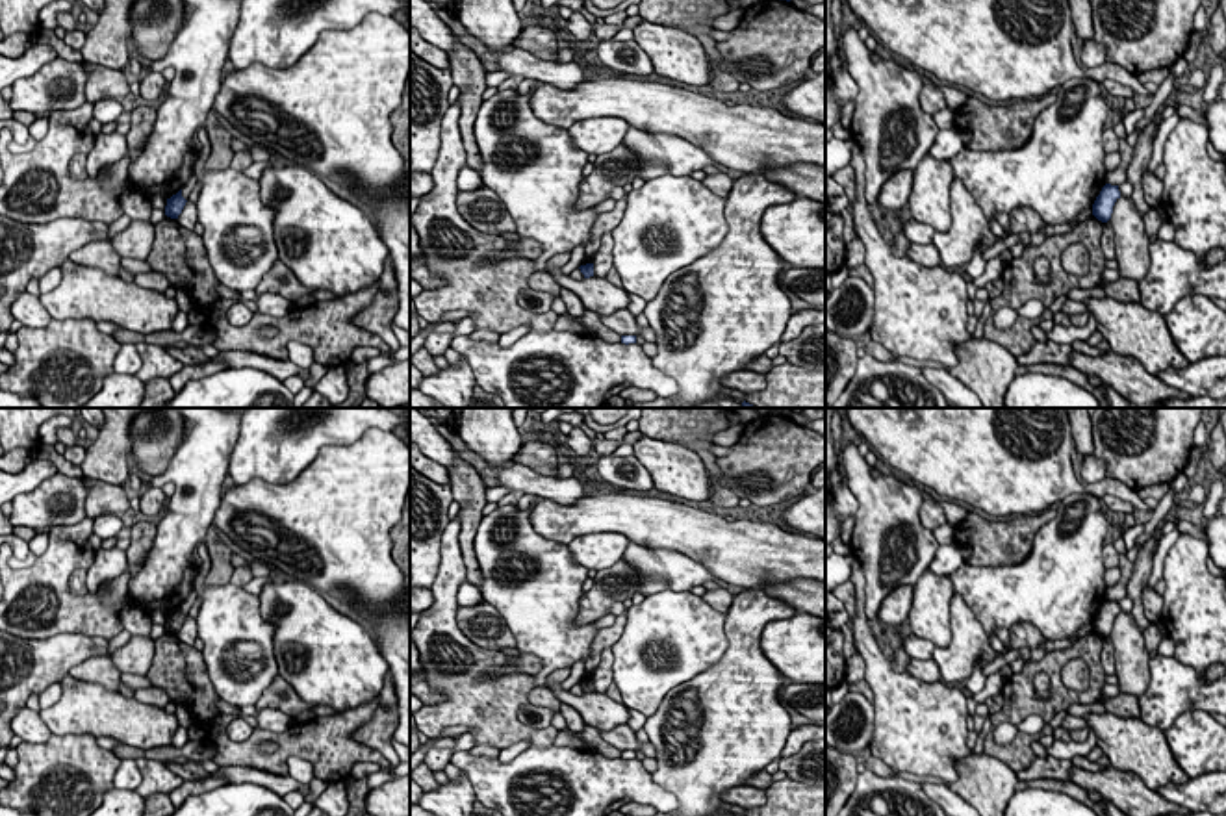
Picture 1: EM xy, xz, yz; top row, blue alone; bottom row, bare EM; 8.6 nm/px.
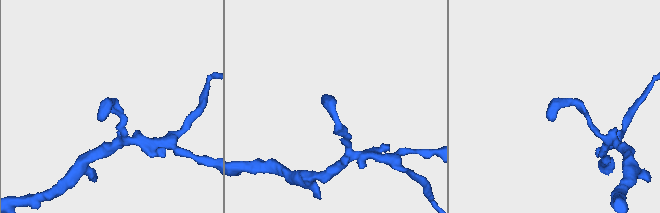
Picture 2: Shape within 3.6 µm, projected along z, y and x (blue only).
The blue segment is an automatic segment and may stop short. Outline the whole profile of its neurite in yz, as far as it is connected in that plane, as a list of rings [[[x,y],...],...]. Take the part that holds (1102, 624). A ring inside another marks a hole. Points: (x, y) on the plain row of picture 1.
[[[1105,599],[1092,619],[1092,631],[1098,636],[1107,638],[1111,634],[1113,621],[1118,614],[1120,614],[1118,601]]]

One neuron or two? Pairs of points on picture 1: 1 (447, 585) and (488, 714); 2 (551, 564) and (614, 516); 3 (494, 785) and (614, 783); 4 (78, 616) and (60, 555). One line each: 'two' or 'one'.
1: one
2: two
3: one
4: one

